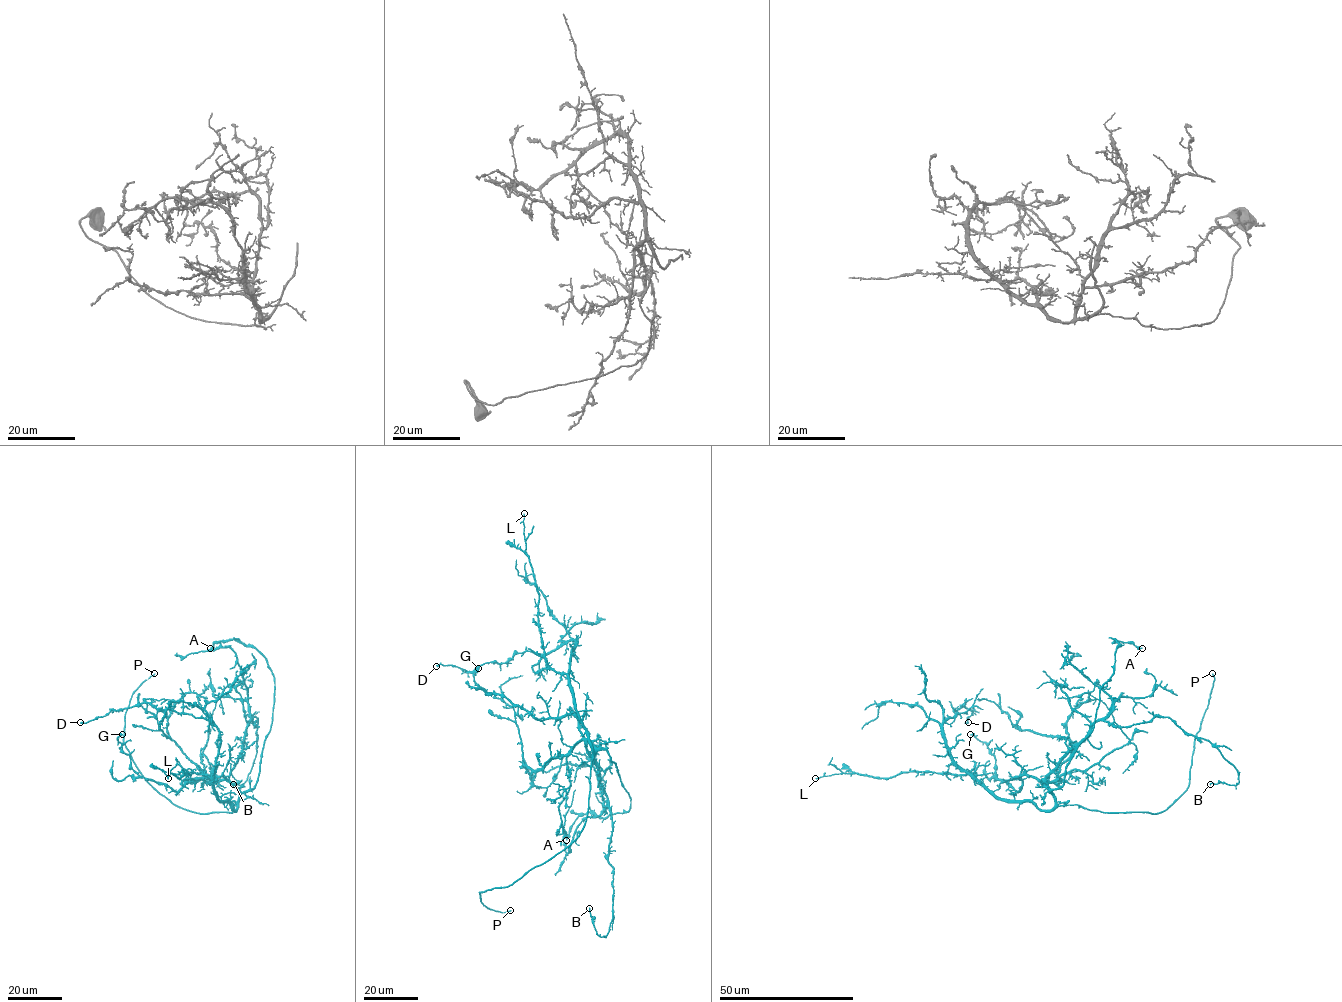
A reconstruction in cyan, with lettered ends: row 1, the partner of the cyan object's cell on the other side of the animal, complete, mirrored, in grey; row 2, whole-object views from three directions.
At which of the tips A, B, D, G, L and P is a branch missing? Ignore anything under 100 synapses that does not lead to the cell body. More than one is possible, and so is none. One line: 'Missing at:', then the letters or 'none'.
Missing at: P

